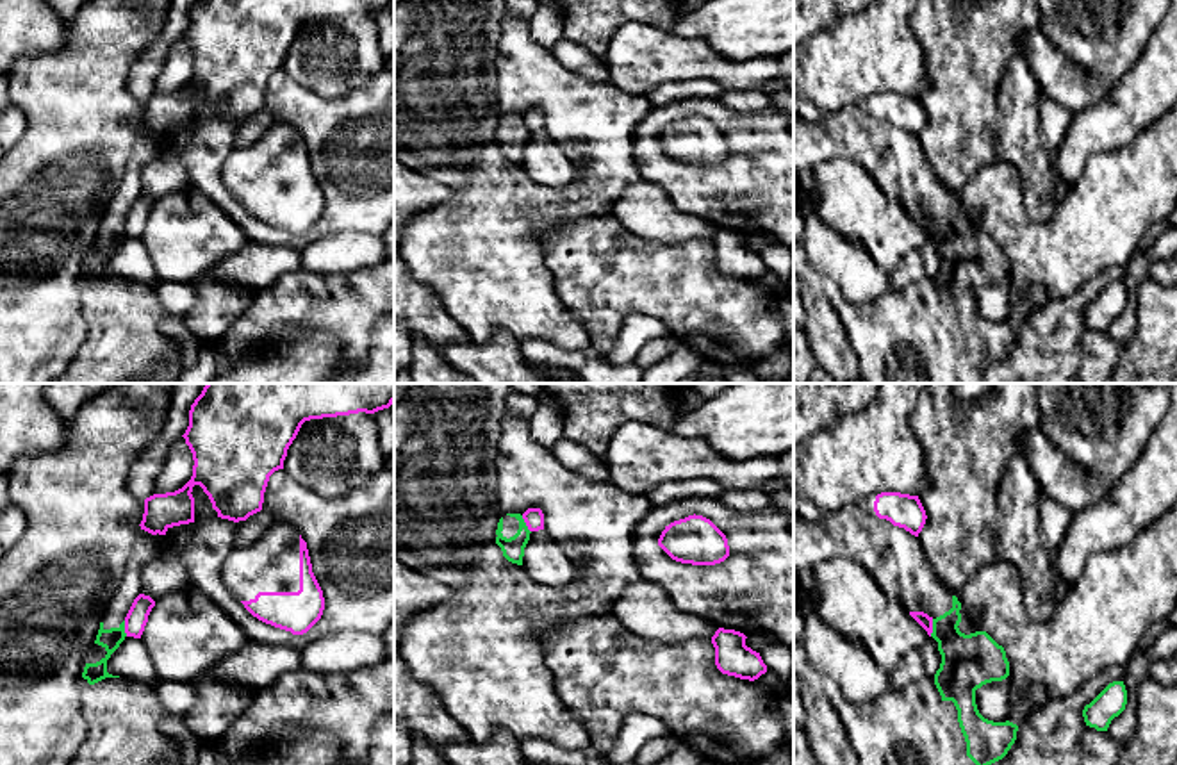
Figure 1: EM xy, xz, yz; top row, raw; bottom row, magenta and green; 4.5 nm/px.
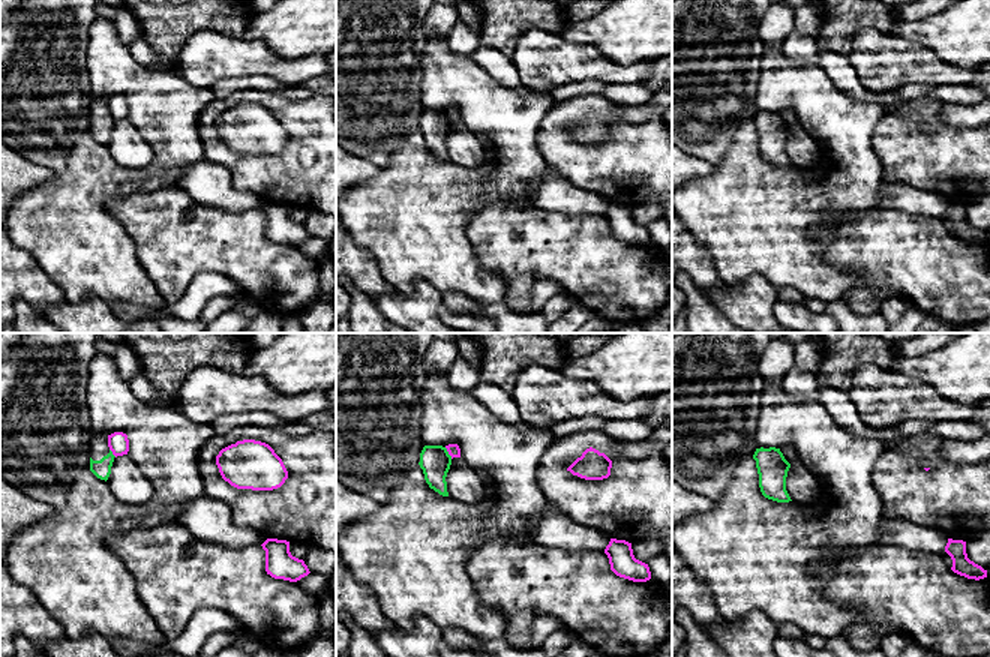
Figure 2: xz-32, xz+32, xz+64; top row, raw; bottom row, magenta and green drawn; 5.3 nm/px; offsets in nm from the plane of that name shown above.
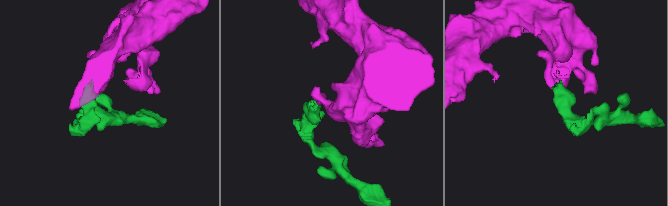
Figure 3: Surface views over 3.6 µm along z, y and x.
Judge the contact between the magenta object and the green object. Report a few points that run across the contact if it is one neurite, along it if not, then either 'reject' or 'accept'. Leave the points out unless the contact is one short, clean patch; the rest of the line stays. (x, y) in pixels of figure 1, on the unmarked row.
yz (933, 220), (930, 236) | reject

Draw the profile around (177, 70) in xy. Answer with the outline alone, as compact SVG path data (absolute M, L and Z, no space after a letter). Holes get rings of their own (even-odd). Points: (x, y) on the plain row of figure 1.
M177 39L169 48L166 62L157 77L155 95L166 95L182 89L193 77L193 66L193 53L185 45L185 39Z

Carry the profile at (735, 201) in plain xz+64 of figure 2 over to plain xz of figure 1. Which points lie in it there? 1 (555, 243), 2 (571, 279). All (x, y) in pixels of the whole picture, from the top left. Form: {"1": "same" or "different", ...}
{"1": "different", "2": "different"}

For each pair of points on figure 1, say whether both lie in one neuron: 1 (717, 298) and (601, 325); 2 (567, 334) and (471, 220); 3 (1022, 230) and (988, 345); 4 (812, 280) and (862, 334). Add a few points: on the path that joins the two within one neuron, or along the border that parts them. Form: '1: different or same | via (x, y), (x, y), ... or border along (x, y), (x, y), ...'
1: same | via (689, 298), (630, 298)
2: same | via (539, 305), (482, 248)
3: different | border along (990, 238), (1003, 248), (1010, 275)
4: different | border along (837, 309), (853, 348)

